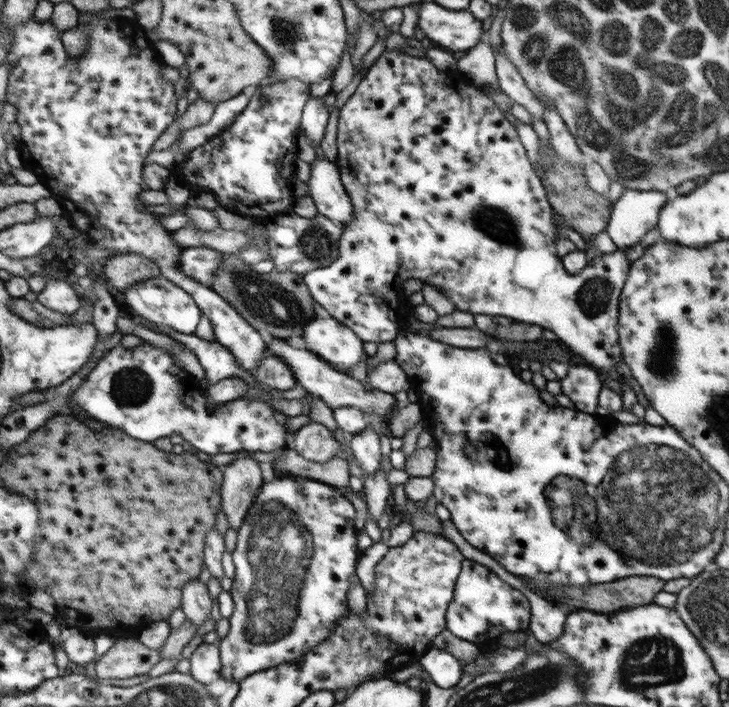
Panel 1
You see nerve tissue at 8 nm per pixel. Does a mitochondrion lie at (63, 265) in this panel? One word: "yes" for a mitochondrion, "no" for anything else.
no

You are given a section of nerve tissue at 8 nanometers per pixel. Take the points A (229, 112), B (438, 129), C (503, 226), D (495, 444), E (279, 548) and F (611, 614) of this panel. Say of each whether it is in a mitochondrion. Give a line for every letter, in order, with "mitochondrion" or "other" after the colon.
A: other
B: other
C: mitochondrion
D: other
E: mitochondrion
F: other

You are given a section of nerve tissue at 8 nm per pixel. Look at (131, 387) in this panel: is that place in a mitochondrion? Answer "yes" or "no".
yes

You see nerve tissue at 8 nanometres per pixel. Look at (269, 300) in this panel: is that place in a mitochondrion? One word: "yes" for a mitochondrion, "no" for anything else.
yes

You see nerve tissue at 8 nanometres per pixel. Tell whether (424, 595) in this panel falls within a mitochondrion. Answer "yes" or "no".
no

